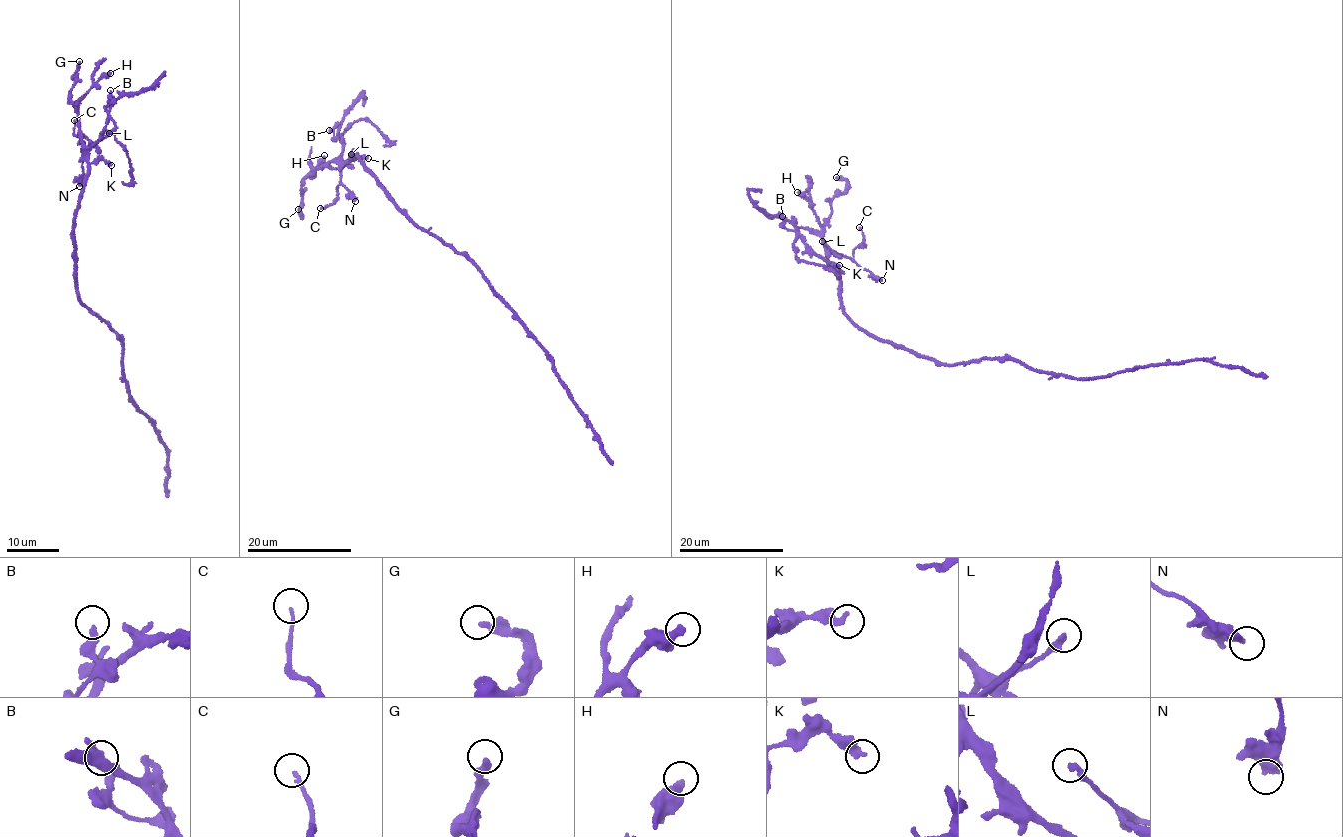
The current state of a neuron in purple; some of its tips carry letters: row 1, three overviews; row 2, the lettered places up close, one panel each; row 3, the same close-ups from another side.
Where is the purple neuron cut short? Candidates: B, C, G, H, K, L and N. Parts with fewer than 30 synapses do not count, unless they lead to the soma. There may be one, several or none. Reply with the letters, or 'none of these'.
L

